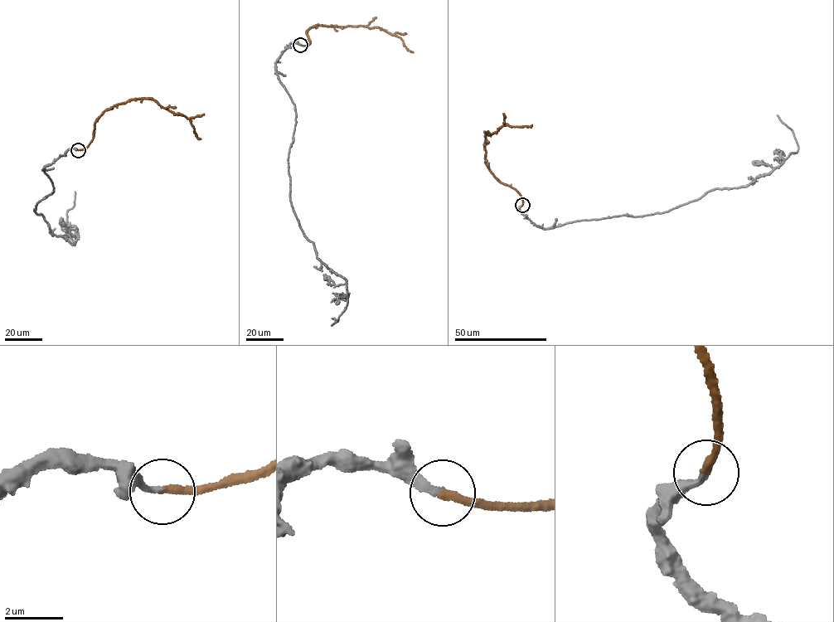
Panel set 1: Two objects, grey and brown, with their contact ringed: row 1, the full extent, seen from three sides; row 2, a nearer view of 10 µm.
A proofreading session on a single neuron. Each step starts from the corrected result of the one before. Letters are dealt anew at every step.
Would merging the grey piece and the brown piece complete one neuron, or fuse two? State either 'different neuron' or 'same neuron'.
same neuron

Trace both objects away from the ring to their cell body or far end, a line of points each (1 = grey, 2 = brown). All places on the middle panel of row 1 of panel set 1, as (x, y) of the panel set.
1: (300, 45), (275, 67), (296, 114), (289, 194), (317, 257), (346, 282), (346, 308), (332, 318)
2: (300, 45), (310, 43), (306, 31), (315, 26), (361, 26), (386, 30), (400, 38), (406, 48), (413, 52)

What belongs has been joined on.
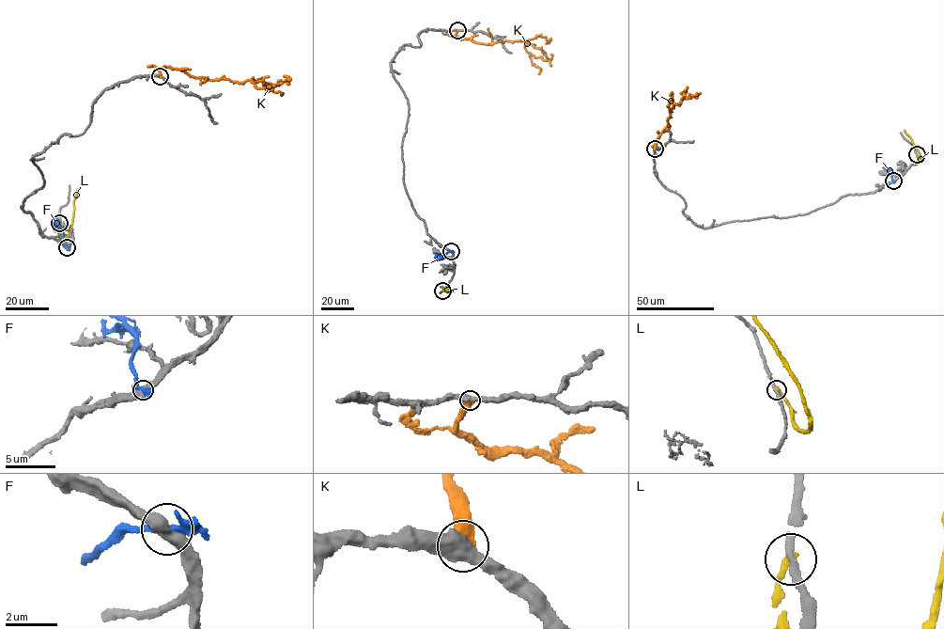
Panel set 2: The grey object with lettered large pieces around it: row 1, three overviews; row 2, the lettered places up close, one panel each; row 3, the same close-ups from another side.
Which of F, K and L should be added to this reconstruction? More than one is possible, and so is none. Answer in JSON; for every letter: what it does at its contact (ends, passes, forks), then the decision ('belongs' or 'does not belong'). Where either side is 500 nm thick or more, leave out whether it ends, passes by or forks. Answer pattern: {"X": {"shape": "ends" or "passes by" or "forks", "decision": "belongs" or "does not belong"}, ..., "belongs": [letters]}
{"F": {"decision": "does not belong"}, "K": {"decision": "does not belong"}, "L": {"shape": "ends", "decision": "does not belong"}, "belongs": []}

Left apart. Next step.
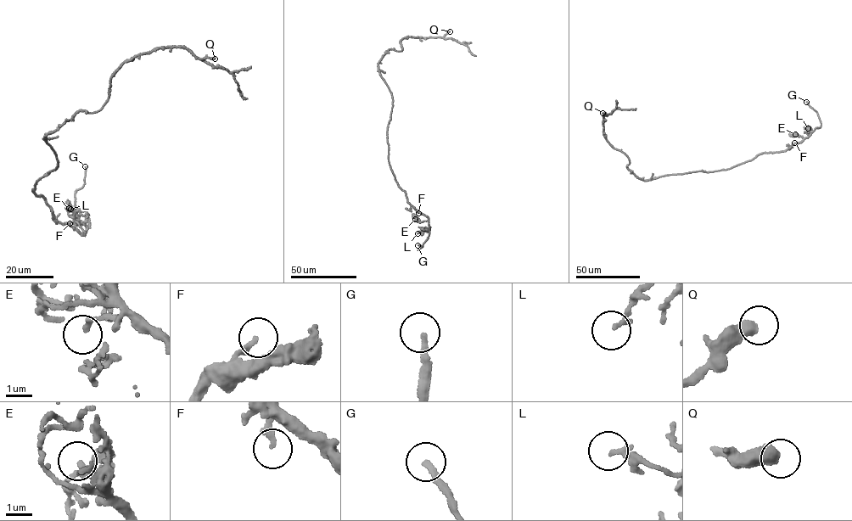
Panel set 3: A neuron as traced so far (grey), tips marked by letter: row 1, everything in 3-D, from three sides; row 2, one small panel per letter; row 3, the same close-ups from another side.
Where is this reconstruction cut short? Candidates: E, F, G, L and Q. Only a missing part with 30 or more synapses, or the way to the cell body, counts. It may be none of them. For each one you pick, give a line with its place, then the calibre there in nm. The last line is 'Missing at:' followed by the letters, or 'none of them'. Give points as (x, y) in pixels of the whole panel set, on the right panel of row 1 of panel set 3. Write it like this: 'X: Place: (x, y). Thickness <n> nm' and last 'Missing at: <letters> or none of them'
G: Place: (806, 102). Thickness 240 nm
Missing at: G

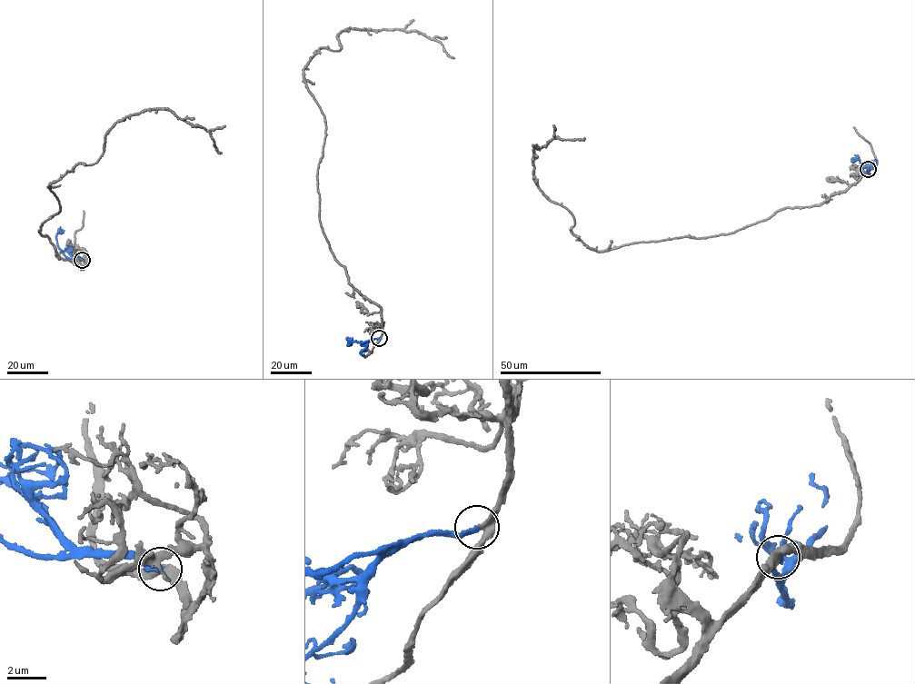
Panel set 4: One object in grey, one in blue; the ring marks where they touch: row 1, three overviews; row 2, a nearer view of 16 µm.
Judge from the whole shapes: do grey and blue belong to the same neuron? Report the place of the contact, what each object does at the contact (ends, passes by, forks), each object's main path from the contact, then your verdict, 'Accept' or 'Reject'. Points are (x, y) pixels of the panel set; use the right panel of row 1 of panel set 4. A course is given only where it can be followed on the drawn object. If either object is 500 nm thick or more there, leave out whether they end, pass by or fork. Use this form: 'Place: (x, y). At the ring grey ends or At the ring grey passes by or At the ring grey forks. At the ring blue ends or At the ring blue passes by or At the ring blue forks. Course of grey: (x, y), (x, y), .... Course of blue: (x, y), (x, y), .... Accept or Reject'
Place: (868, 169). At the ring grey passes by. At the ring blue ends. Course of grey: (868, 169), (819, 204), (727, 233), (596, 251), (533, 177), (535, 147), (584, 138). Course of blue: (868, 169), (869, 174), (863, 172), (858, 159), (854, 162), (851, 158). Accept

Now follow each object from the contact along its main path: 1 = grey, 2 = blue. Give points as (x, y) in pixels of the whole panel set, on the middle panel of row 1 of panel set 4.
1: (379, 338), (380, 307), (350, 284), (319, 219), (326, 125), (303, 68), (350, 28), (424, 34), (454, 58)
2: (379, 338), (361, 342), (353, 341), (348, 345), (351, 342), (347, 339)

